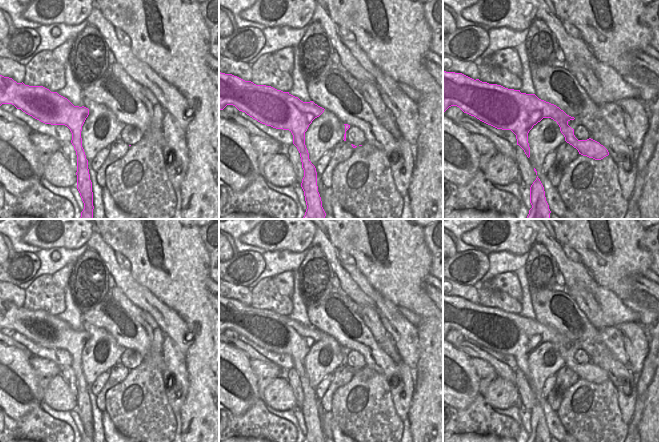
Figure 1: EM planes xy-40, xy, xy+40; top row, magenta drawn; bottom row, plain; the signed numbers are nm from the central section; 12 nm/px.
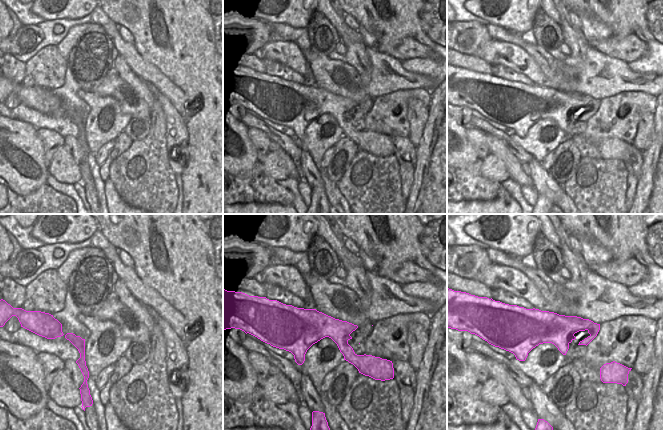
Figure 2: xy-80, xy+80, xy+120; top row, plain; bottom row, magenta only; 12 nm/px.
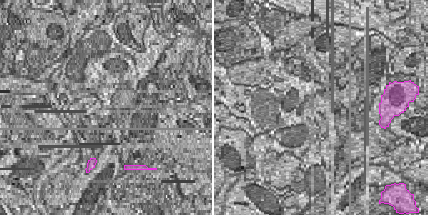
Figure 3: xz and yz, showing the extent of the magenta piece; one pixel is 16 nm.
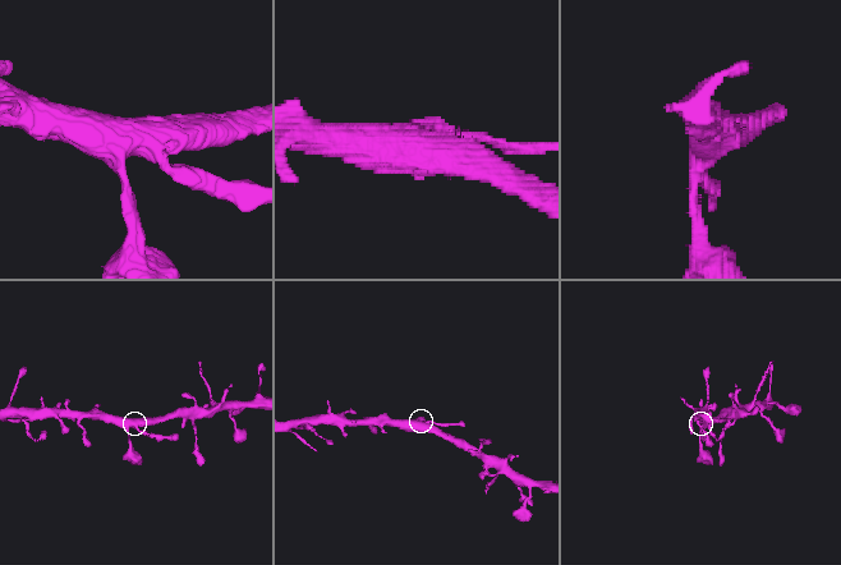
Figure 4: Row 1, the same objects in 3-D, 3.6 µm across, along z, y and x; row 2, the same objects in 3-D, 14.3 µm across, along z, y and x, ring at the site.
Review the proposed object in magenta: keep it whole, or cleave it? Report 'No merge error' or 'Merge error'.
No merge error.

